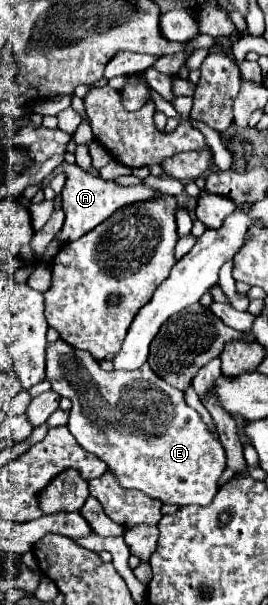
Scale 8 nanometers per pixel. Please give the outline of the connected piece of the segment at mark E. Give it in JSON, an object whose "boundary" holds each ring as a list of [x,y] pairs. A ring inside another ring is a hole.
{"boundary":[[[59,338],[47,346],[47,380],[57,394],[67,396],[73,402],[67,424],[69,432],[75,436],[81,448],[101,458],[109,470],[113,470],[123,488],[141,490],[151,498],[159,498],[161,502],[175,506],[211,504],[219,488],[219,478],[227,468],[221,440],[201,420],[201,414],[187,406],[183,392],[153,374],[149,364],[143,364],[133,372],[105,372],[91,354],[67,346],[67,342],[61,342]]]}

